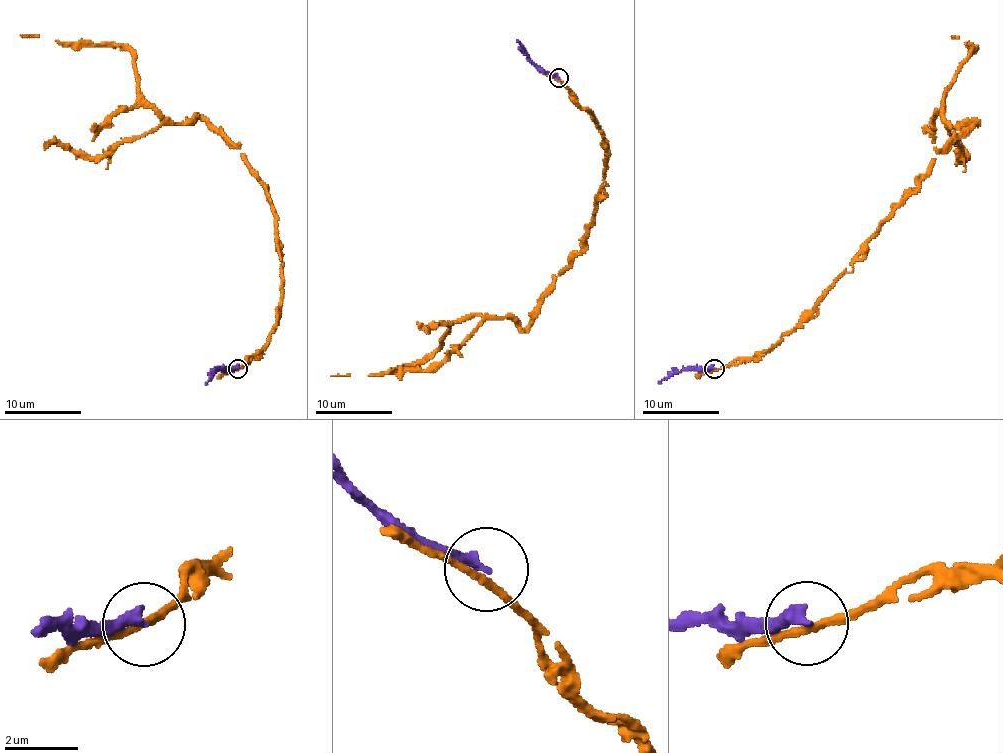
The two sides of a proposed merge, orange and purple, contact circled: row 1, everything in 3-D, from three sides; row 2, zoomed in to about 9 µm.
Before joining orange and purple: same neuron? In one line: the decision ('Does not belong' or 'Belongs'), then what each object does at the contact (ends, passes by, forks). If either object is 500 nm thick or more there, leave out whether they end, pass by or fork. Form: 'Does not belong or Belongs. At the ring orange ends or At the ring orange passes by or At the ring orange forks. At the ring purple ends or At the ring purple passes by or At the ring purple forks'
Does not belong. At the ring orange passes by. At the ring purple ends

